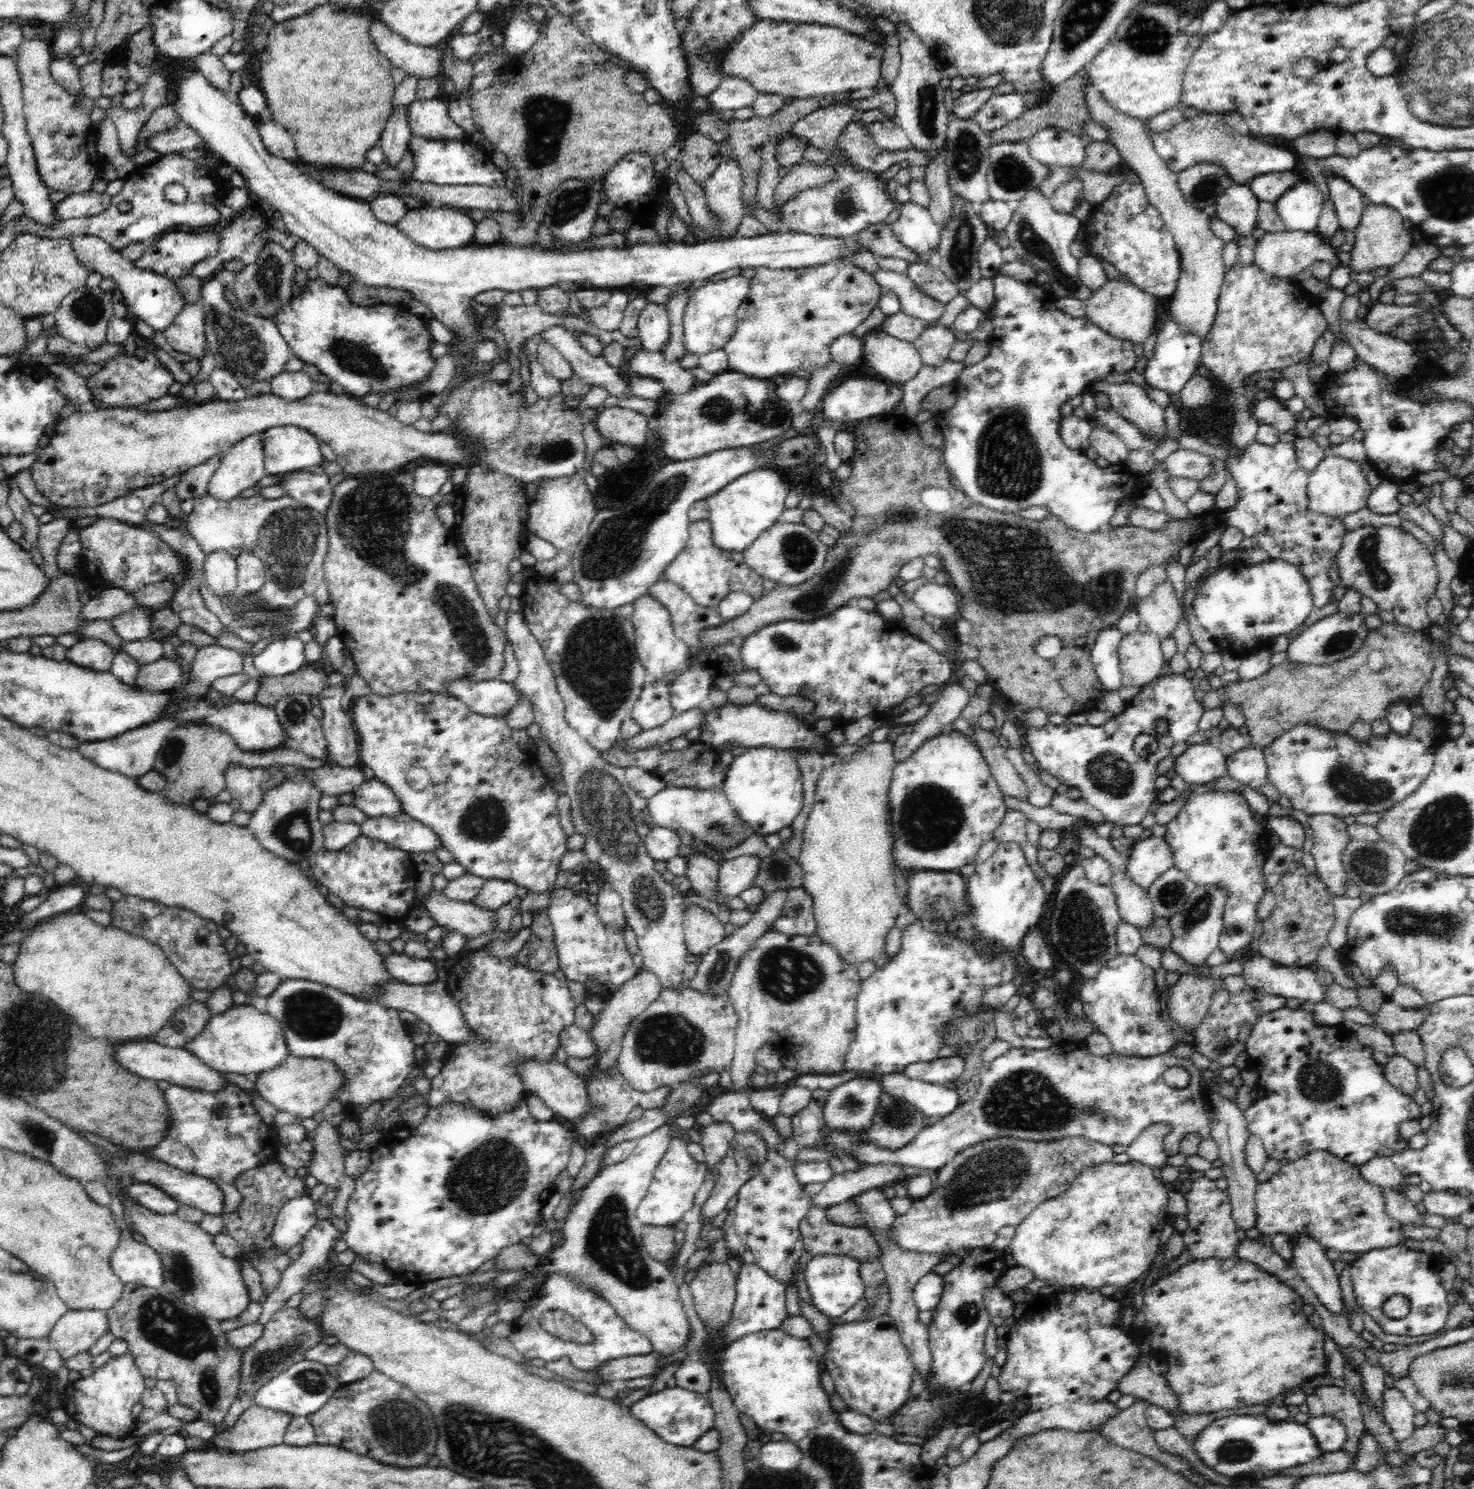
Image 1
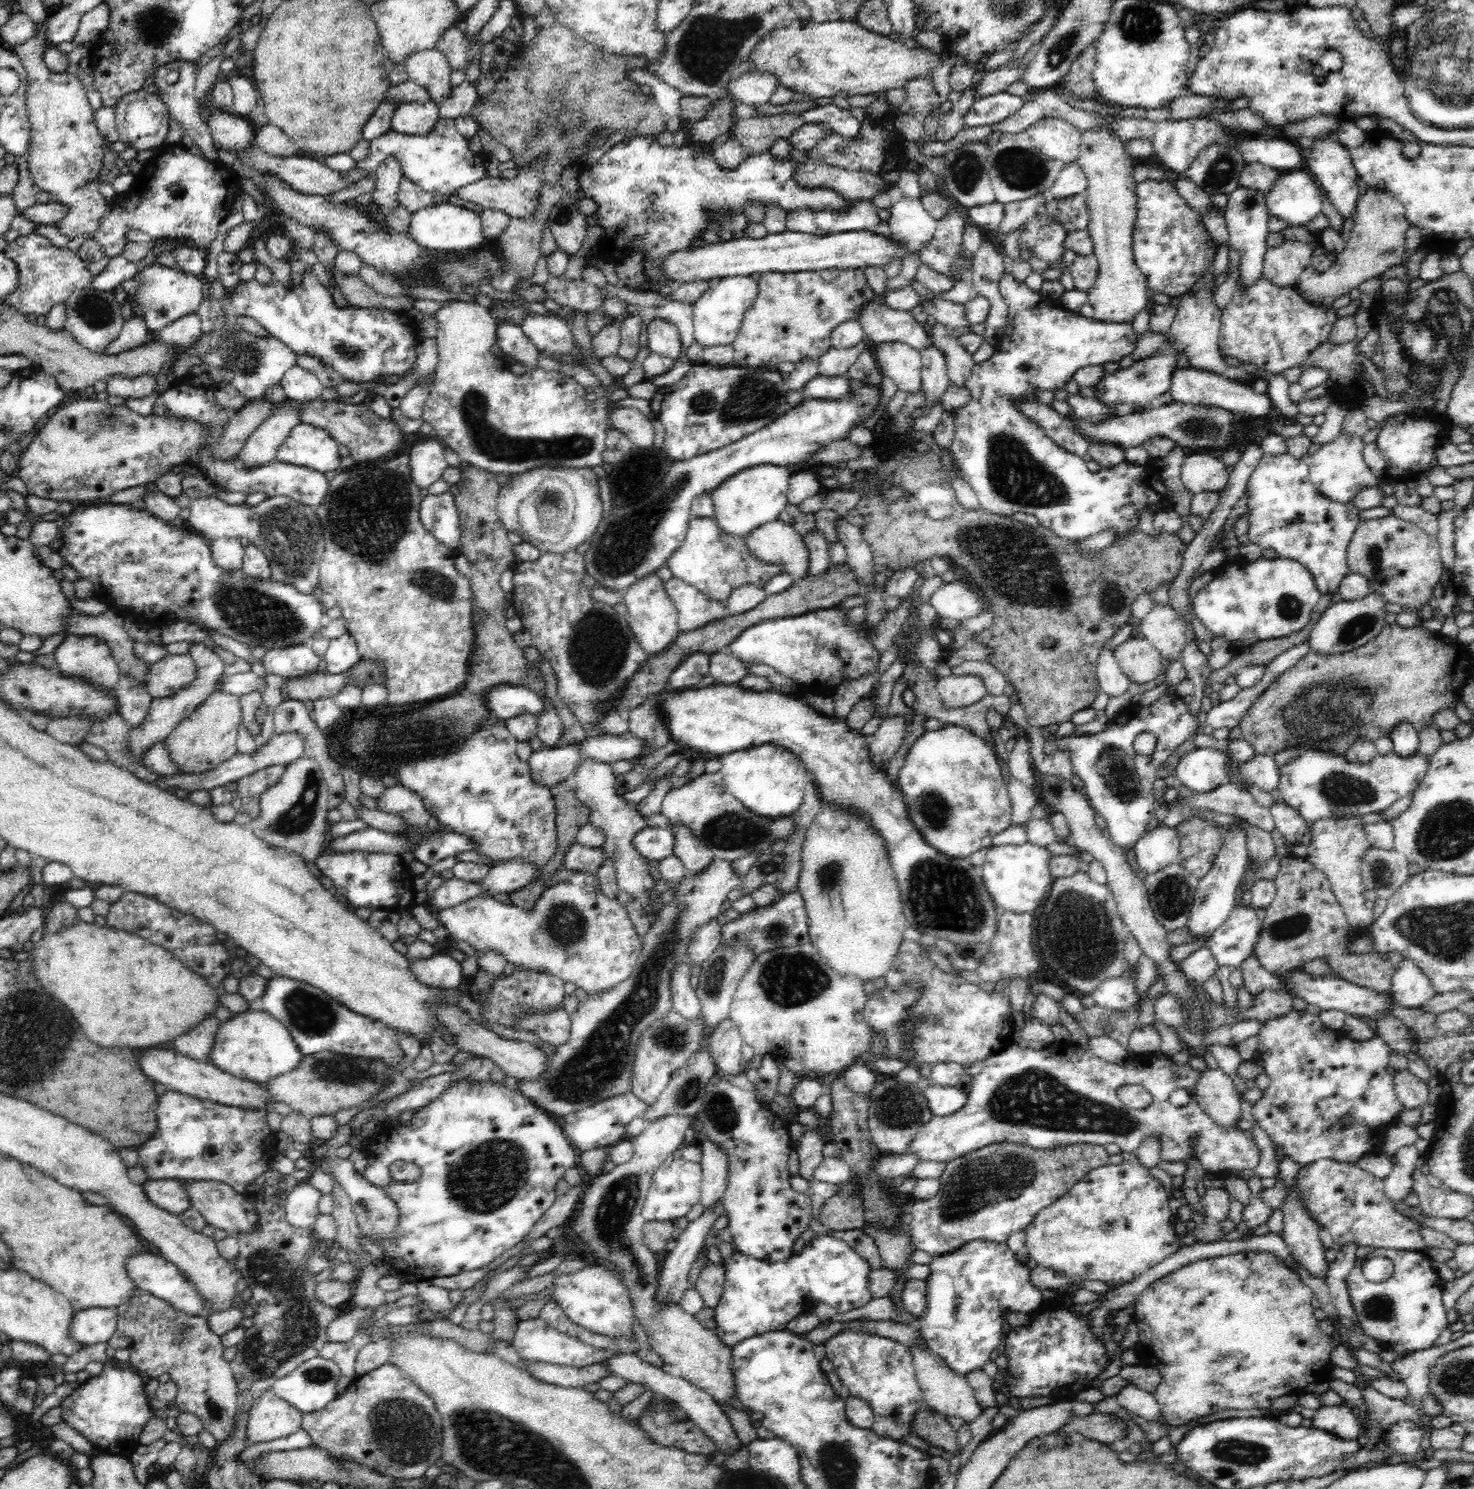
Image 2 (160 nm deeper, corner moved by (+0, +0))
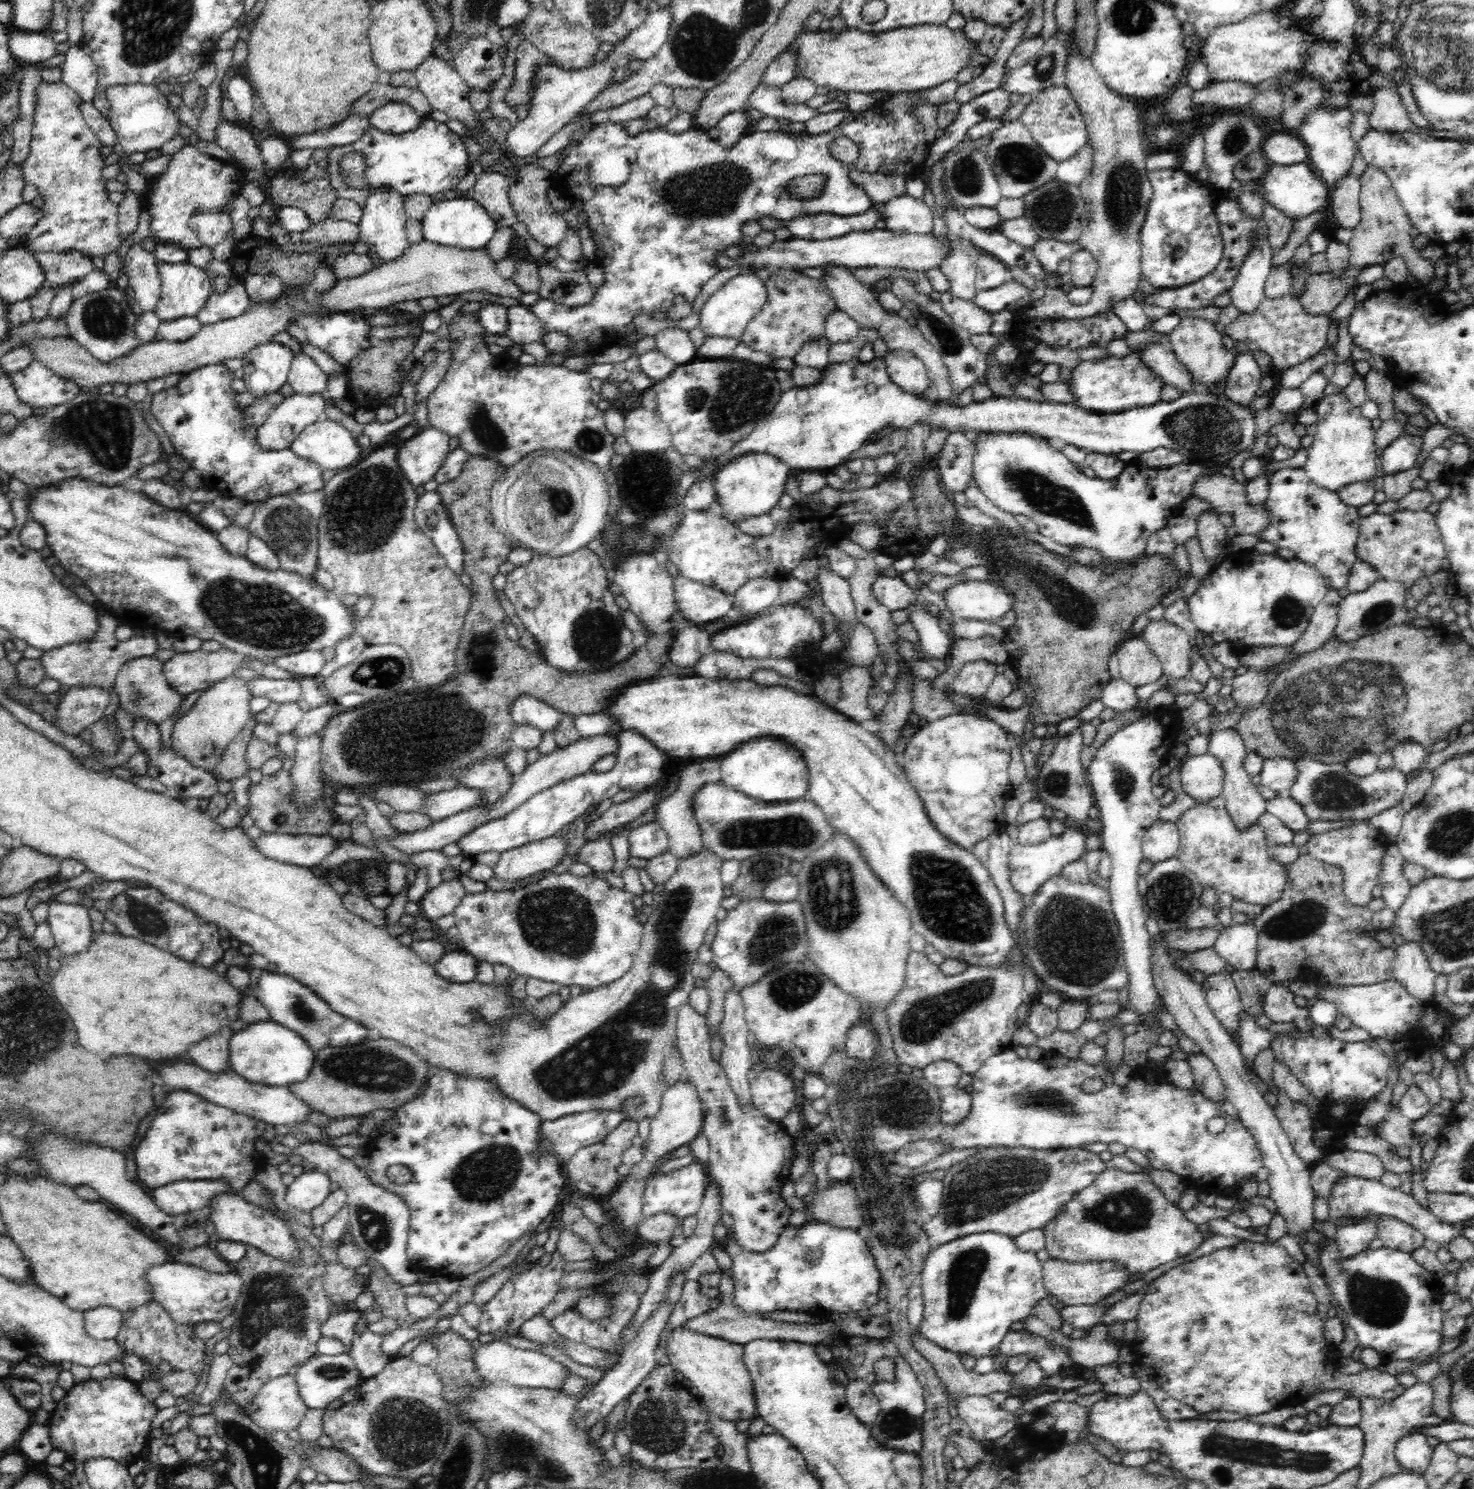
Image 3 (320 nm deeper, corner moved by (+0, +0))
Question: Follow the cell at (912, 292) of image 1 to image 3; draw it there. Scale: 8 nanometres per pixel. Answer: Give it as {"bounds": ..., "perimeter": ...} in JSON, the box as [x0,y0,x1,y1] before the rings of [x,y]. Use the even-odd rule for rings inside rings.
{"bounds":[941,290,995,336],"perimeter":[[[948,290],[942,293],[941,302],[950,319],[958,327],[964,328],[971,336],[987,334],[990,331],[995,314],[981,310],[973,300],[956,298]]]}

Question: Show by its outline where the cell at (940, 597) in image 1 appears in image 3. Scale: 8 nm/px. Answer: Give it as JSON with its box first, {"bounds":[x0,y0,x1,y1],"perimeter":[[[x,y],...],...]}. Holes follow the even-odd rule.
{"bounds":[943,580,1014,624],"perimeter":[[[976,580],[954,584],[943,593],[943,600],[956,619],[970,618],[996,624],[1012,610],[1014,595],[993,580]]]}

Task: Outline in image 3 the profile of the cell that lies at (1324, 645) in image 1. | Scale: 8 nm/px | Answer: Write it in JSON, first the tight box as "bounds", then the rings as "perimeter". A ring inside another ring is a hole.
{"bounds":[1332,579,1414,642],"perimeter":[[[1380,579],[1368,587],[1368,590],[1348,594],[1338,604],[1338,620],[1332,637],[1342,642],[1352,642],[1389,626],[1414,624],[1414,620],[1410,617],[1410,611],[1404,605],[1408,596],[1409,593],[1406,593],[1404,584]]]}

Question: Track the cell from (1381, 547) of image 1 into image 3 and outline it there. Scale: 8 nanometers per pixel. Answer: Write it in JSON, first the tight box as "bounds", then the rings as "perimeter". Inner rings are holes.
{"bounds":[1356,509,1446,593],"perimeter":[[[1400,509],[1392,514],[1372,513],[1361,517],[1356,555],[1376,569],[1380,580],[1400,582],[1408,593],[1419,578],[1430,578],[1442,569],[1441,562],[1446,557],[1446,549],[1435,515],[1426,509]]]}

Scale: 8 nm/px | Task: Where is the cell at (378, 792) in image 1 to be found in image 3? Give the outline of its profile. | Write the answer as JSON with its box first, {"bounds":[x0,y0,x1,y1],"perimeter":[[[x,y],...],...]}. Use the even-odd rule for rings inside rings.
{"bounds":[418,787,483,823],"perimeter":[[[458,787],[453,790],[444,790],[429,794],[425,806],[418,812],[428,816],[434,823],[458,812],[478,807],[481,804],[481,798],[483,794],[479,790],[470,788]]]}

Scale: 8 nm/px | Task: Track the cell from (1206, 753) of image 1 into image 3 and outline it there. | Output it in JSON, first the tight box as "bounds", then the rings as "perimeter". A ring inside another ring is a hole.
{"bounds":[1180,752,1224,803],"perimeter":[[[1209,752],[1203,755],[1190,755],[1180,768],[1182,790],[1198,803],[1208,803],[1221,796],[1224,769],[1220,759]]]}

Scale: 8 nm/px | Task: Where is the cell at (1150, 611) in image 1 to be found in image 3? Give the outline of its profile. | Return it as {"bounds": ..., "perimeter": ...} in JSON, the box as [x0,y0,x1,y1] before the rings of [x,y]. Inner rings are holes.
{"bounds":[1140,618,1191,680],"perimeter":[[[1163,618],[1150,620],[1140,636],[1158,655],[1167,680],[1182,680],[1190,675],[1191,645],[1186,630]]]}

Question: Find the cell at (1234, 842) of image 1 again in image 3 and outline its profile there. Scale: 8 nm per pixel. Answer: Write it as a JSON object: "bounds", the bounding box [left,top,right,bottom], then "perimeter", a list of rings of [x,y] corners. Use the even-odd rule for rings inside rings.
{"bounds":[1212,921,1258,971],"perimeter":[[[1249,921],[1247,924],[1221,930],[1212,949],[1235,970],[1249,971],[1256,969],[1257,944],[1258,930]]]}

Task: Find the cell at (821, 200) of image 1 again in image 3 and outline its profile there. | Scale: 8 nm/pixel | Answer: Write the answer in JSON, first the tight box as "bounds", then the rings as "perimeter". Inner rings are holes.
{"bounds":[785,206,879,241],"perimeter":[[[873,206],[860,214],[850,216],[840,216],[832,213],[802,215],[785,221],[785,224],[793,238],[818,241],[838,238],[856,231],[872,230],[879,219],[878,216],[878,211]]]}

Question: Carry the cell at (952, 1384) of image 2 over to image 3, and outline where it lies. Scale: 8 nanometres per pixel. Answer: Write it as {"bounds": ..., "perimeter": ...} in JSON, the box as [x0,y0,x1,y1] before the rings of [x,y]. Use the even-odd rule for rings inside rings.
{"bounds":[957,1396,1017,1441],"perimeter":[[[988,1396],[960,1398],[957,1407],[958,1416],[968,1423],[977,1441],[995,1441],[1017,1424],[1013,1413],[998,1407]]]}

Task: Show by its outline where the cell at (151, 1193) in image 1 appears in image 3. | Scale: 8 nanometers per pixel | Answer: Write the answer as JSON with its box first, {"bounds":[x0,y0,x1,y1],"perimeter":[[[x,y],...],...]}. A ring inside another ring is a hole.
{"bounds":[150,1179,233,1216],"perimeter":[[[180,1179],[150,1191],[158,1208],[166,1214],[178,1216],[188,1211],[208,1207],[218,1194],[232,1194],[233,1190],[224,1181],[189,1181]]]}

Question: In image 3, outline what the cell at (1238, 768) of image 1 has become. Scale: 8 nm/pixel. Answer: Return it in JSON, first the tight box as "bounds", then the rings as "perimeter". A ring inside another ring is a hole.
{"bounds":[1257,757,1299,794],"perimeter":[[[1284,757],[1266,758],[1257,777],[1258,783],[1277,794],[1288,793],[1299,774],[1294,759]]]}

